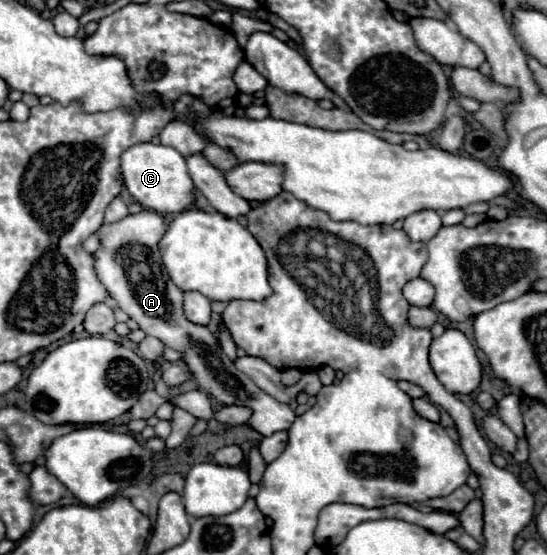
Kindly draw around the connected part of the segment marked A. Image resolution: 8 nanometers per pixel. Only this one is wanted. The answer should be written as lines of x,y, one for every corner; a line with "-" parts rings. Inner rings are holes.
141,210
139,214
125,216
119,222
103,224
97,230
99,248
95,252
93,266
99,282
107,288
109,296
117,300
119,308
131,320
135,320
145,334
155,336
165,346
171,346
185,354
185,362
201,388
205,388
225,406
247,406
251,410
247,424
253,430
263,436
271,436
277,430
289,430
295,420
295,412
289,408
289,404
277,402
273,396
263,392
247,374
239,372
233,360
223,354
207,326
197,326
183,316
183,292
171,282
159,256
157,244
163,234
165,222
153,210

